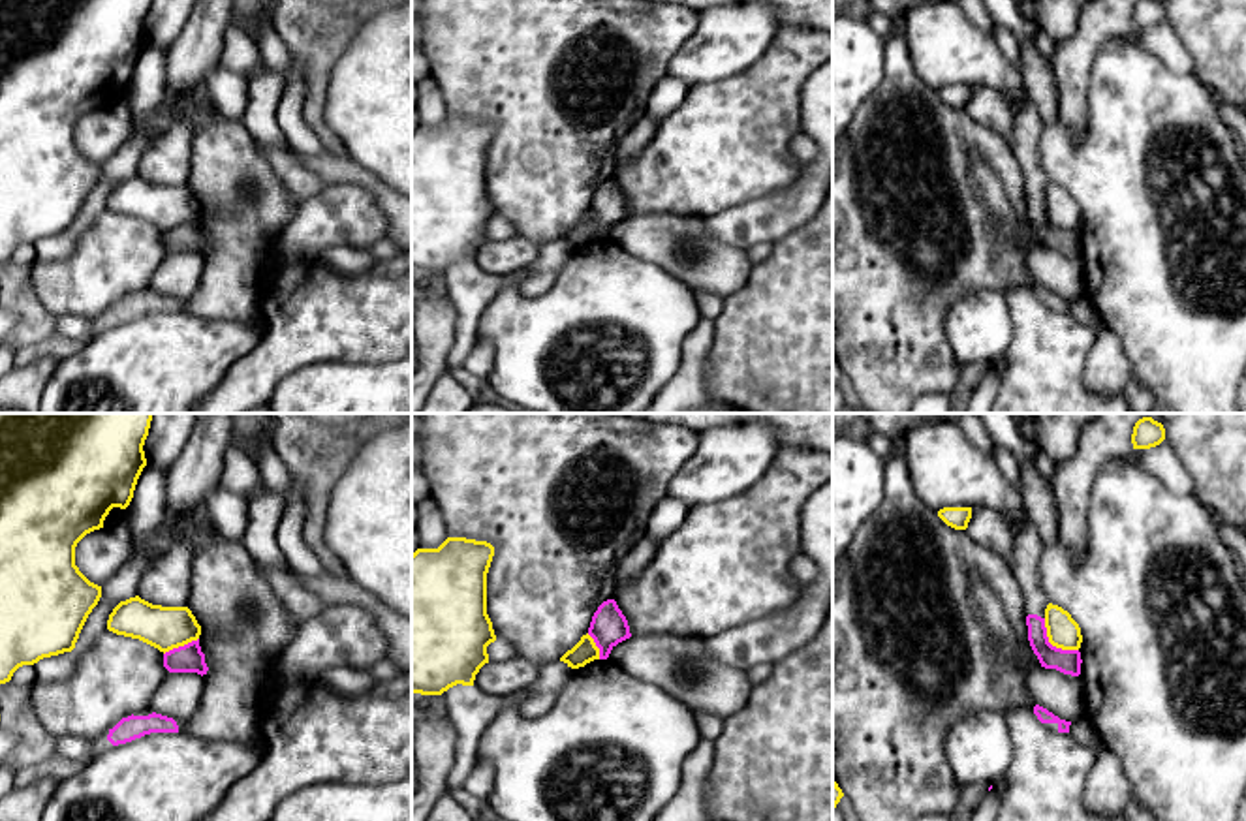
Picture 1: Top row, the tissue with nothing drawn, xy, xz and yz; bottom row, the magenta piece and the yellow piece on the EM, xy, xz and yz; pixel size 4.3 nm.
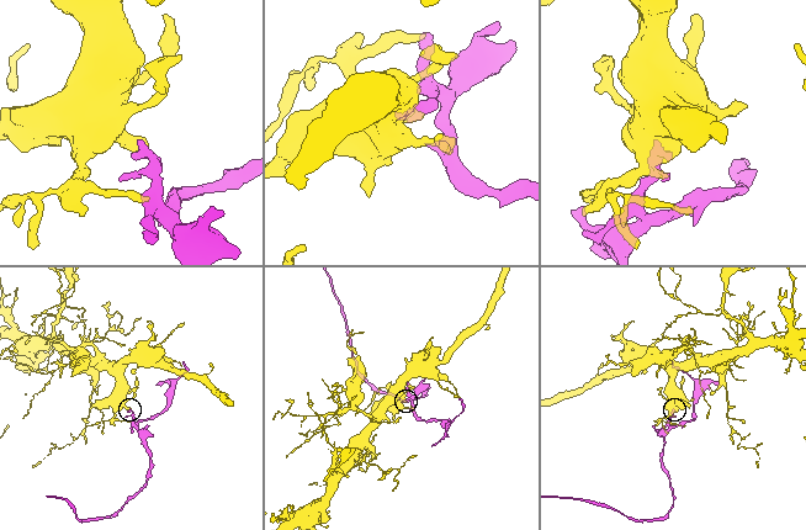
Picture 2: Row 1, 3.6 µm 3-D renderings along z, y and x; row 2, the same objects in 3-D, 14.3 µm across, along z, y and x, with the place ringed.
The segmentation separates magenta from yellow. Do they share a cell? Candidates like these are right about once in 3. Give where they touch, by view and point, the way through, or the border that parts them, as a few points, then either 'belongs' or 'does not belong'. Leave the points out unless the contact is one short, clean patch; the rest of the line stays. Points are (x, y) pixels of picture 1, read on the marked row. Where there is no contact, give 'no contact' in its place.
contact yz (1051, 645); border yz (1043, 619), (1047, 639), (1053, 645), (1077, 650); does not belong

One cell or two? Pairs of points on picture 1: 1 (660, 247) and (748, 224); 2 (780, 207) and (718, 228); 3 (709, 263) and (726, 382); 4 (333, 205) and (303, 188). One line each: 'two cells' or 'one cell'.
1: two cells
2: one cell
3: two cells
4: two cells

